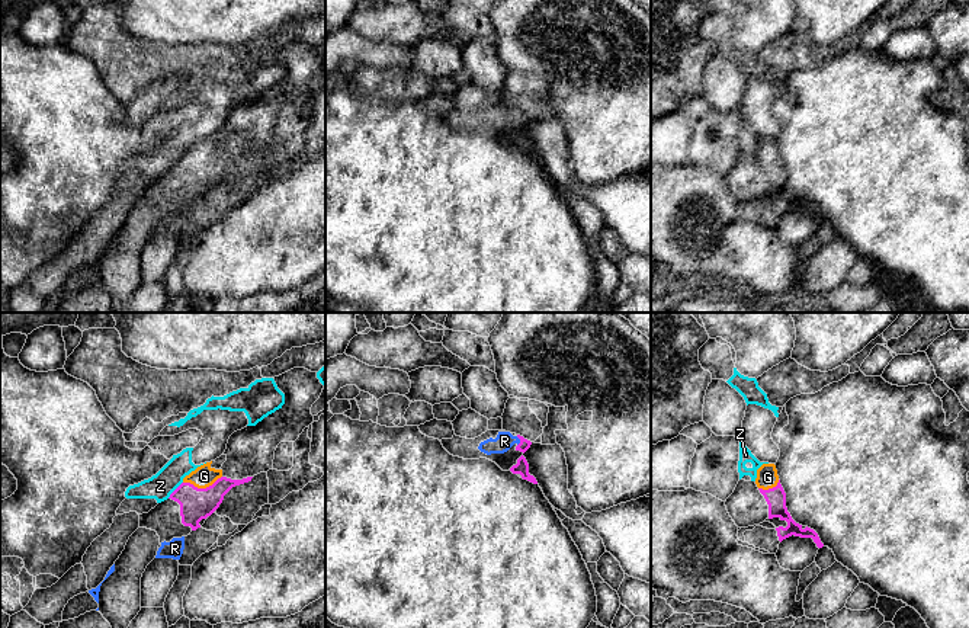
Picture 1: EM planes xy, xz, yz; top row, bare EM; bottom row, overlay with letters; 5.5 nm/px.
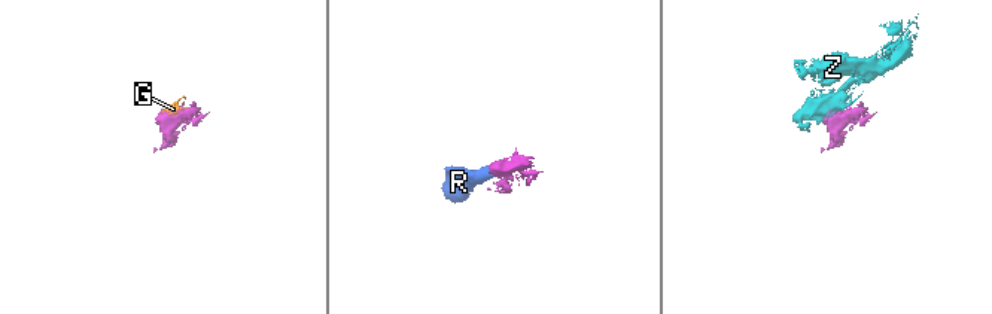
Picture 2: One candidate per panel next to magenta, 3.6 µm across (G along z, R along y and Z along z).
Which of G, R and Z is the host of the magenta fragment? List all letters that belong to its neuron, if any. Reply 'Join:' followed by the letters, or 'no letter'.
Join: G, R

